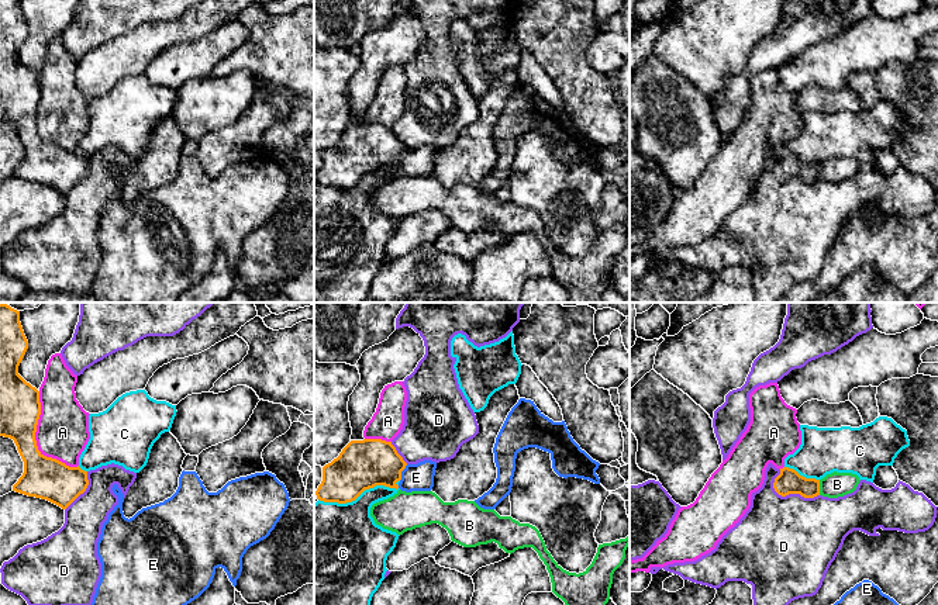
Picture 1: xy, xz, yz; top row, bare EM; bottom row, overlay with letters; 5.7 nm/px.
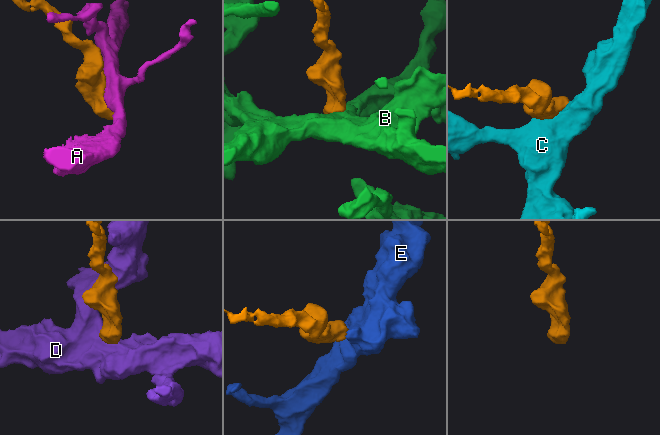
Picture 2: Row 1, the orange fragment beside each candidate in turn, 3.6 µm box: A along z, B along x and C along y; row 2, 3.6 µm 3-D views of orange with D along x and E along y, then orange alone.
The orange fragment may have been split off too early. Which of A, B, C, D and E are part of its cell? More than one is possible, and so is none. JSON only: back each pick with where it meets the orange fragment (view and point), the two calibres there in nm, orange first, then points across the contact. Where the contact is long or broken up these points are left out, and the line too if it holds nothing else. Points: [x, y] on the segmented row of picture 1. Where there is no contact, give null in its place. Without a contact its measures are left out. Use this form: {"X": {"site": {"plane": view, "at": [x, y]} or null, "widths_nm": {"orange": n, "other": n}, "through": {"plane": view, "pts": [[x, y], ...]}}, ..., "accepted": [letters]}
{"E": {"site": {"plane": "xz", "at": [400, 473]}, "widths_nm": {"orange": 280, "other": 160}, "through": {"plane": "xz", "pts": [[362, 465], [382, 465], [400, 473], [416, 477]]}}, "accepted": ["E"]}

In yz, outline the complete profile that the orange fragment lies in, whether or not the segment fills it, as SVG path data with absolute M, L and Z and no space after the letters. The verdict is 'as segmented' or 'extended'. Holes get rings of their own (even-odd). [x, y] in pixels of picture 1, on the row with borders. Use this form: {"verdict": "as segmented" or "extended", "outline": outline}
{"verdict": "as segmented", "outline": "M783 467L775 478L773 488L782 497L800 494L804 498L814 498L820 495L820 480L806 478L796 470Z"}

